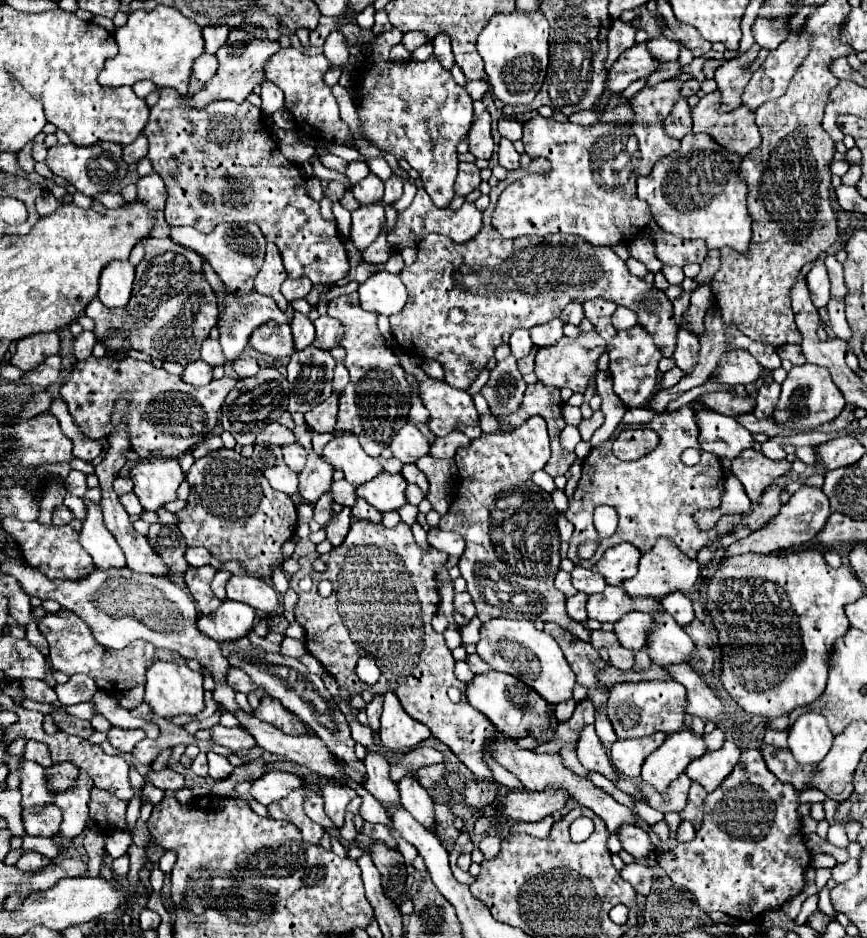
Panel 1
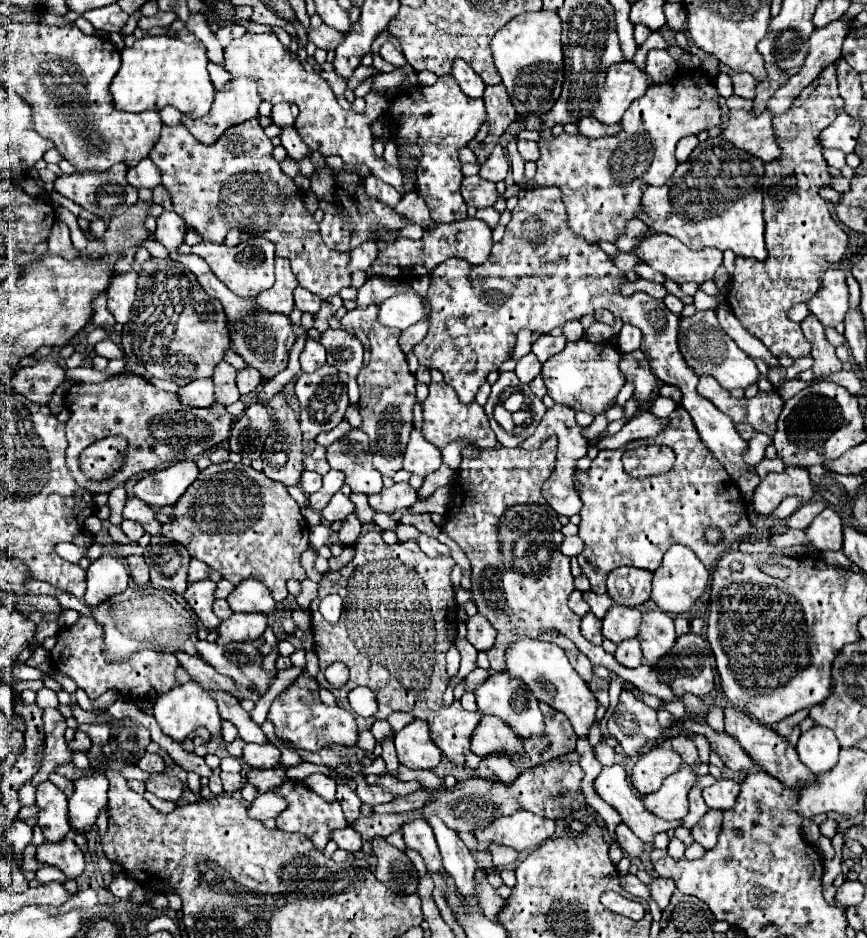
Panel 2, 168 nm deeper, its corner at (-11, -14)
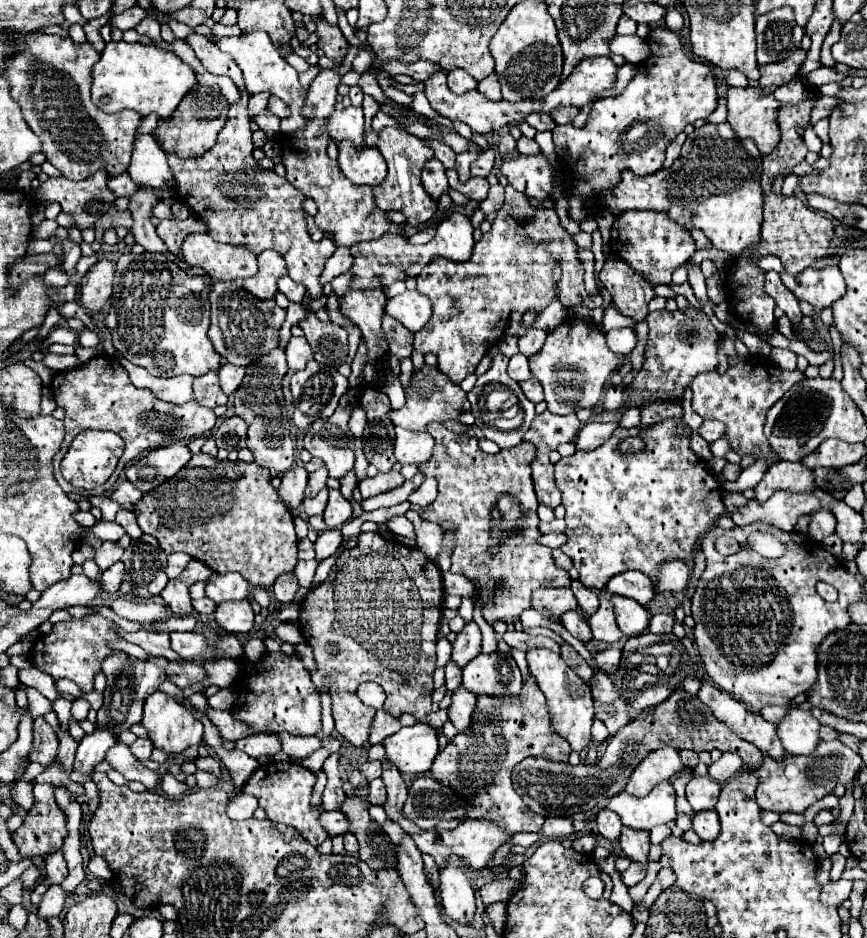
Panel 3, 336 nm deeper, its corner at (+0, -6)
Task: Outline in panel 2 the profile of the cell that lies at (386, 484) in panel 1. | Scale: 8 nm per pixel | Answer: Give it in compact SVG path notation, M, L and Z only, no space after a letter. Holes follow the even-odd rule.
M408 482L394 484L390 488L384 488L380 494L370 494L368 502L376 512L394 514L396 510L408 510L418 500L416 490Z

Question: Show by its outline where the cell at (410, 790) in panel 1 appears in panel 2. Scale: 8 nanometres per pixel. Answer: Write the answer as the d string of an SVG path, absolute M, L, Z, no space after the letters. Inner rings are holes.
M430 816L428 824L434 830L438 848L440 848L440 856L444 862L444 870L448 870L454 880L456 886L460 890L460 894L464 896L474 896L474 872L476 872L476 860L472 856L472 852L464 846L464 842L458 838L458 834L454 830L450 830L440 818Z

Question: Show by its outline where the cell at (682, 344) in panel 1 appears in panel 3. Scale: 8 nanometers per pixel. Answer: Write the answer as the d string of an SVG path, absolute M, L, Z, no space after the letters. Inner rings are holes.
M749 356L745 360L735 358L729 362L729 368L725 374L719 372L705 372L693 378L691 390L693 390L693 410L705 418L705 420L719 420L727 426L723 438L729 440L731 450L737 454L745 456L751 454L755 458L763 458L769 462L769 466L777 464L779 458L771 454L769 442L763 434L763 424L767 410L783 398L783 394L797 382L803 380L803 372L799 370L783 370L775 366L769 358L765 356ZM761 364L761 366L759 366Z

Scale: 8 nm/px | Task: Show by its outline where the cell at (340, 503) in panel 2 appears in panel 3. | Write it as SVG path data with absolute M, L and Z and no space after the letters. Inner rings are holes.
M321 490L317 496L303 498L303 510L305 510L307 516L323 514L323 510L325 510L325 502L327 502L327 490Z

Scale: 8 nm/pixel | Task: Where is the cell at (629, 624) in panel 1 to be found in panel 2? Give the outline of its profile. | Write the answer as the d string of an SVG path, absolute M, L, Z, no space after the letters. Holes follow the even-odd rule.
M634 636L634 638L628 638L624 642L618 644L616 652L614 652L614 658L628 666L628 668L638 668L642 664L642 650L640 650L640 640Z

